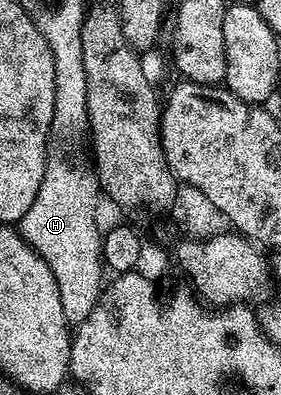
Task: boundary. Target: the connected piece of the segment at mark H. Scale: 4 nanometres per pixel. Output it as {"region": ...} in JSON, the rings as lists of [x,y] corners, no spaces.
{"region":[[[53,156],[44,166],[42,187],[38,187],[38,195],[34,195],[30,211],[26,211],[26,215],[18,223],[21,237],[35,253],[46,259],[46,267],[54,271],[54,279],[58,283],[58,295],[62,295],[62,311],[70,323],[85,321],[102,300],[106,269],[100,255],[102,228],[100,229],[99,223],[96,222],[96,193],[98,194],[96,174],[89,166],[87,169],[86,166],[79,165],[68,157]]]}

